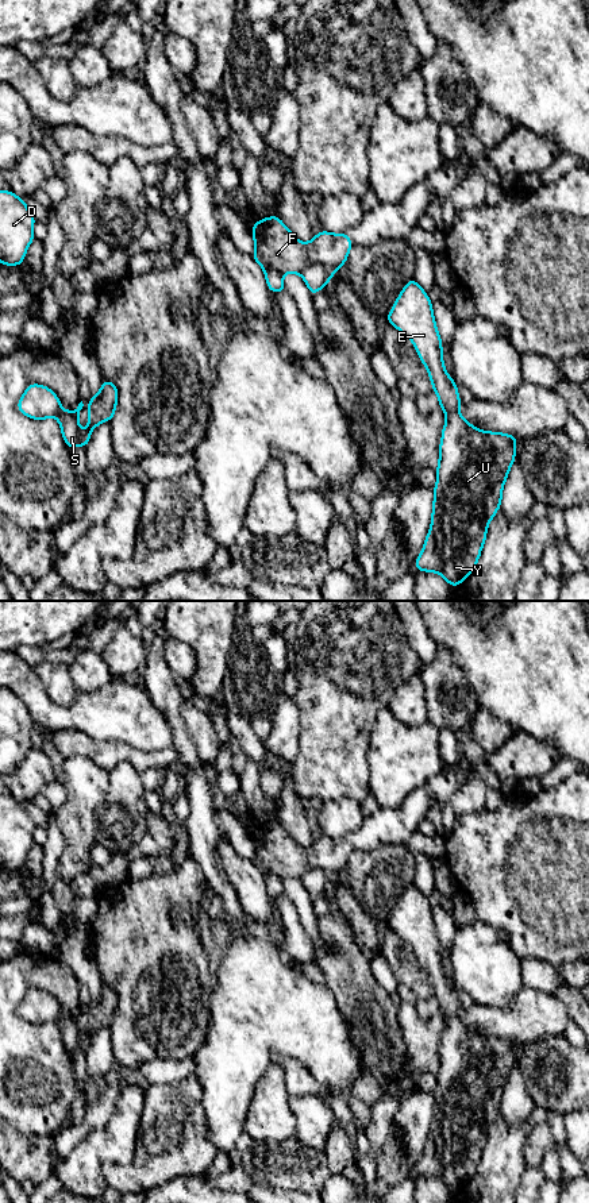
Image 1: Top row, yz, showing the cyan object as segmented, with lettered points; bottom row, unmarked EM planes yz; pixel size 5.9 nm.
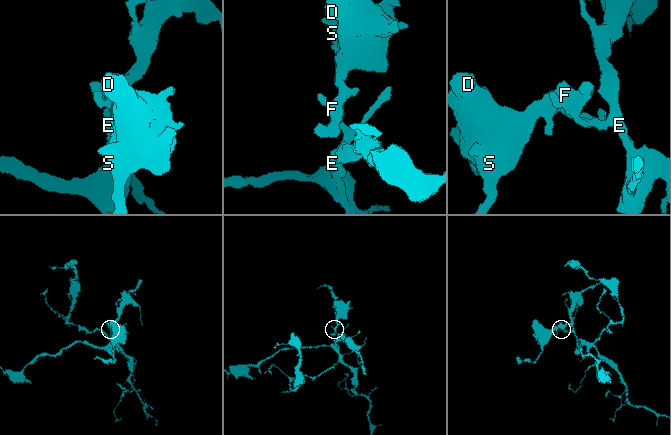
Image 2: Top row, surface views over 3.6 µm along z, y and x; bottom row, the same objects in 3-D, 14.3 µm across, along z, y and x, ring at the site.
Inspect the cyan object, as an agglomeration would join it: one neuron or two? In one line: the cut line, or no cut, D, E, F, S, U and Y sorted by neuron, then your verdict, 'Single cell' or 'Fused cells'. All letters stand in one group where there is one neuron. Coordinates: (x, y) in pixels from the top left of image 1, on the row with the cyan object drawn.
Split along yz (301, 272), (320, 262), (333, 274). Groups: D F S / E U Y. Fused cells

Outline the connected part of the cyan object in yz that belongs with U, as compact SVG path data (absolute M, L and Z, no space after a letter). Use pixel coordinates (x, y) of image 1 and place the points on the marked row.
M415 278L405 284L385 321L412 340L446 413L431 528L415 568L438 572L455 589L476 570L520 437L481 431L461 416L462 402L446 373L432 302Z

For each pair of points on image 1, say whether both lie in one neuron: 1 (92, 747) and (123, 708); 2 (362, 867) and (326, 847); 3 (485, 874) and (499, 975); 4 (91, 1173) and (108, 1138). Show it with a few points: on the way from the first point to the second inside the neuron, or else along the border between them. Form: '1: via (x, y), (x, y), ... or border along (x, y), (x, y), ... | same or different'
1: border along (68, 729), (129, 747) | different
2: border along (378, 848), (373, 851), (354, 849), (345, 868) | different
3: border along (477, 920), (497, 929) | different
4: via (91, 1165), (91, 1156), (100, 1146) | same

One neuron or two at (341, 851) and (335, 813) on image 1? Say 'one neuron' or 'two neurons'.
two neurons

